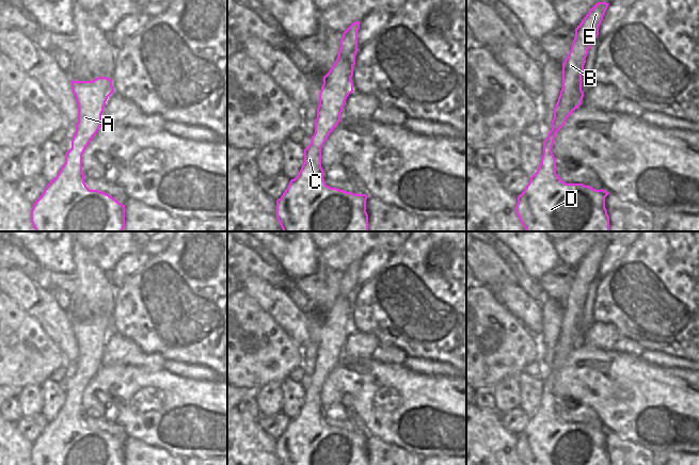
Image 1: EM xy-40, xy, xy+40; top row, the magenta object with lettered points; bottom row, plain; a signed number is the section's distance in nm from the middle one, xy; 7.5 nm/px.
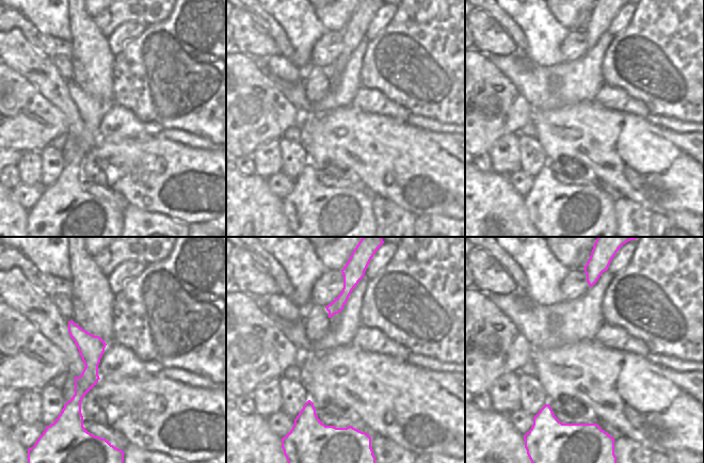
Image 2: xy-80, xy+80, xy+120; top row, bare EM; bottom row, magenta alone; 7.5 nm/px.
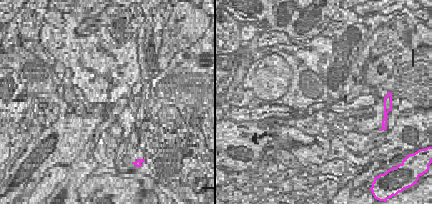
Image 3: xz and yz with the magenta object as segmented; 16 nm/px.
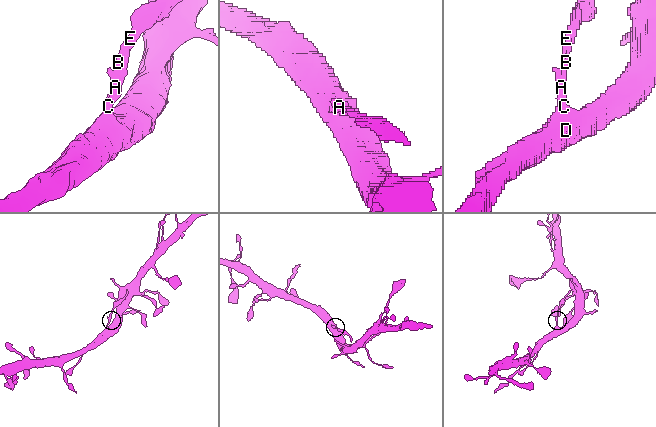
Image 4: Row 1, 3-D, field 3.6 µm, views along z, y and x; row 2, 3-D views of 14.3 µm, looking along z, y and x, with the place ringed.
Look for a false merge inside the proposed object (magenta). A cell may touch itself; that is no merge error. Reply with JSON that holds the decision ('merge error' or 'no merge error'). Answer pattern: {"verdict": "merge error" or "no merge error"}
{"verdict": "merge error"}

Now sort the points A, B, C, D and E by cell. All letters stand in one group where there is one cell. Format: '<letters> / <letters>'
A B C D / E

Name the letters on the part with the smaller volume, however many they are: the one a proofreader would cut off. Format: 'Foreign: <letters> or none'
Foreign: E

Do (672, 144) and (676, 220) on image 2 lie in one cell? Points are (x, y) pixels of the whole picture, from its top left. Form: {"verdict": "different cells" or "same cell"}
{"verdict": "different cells"}

